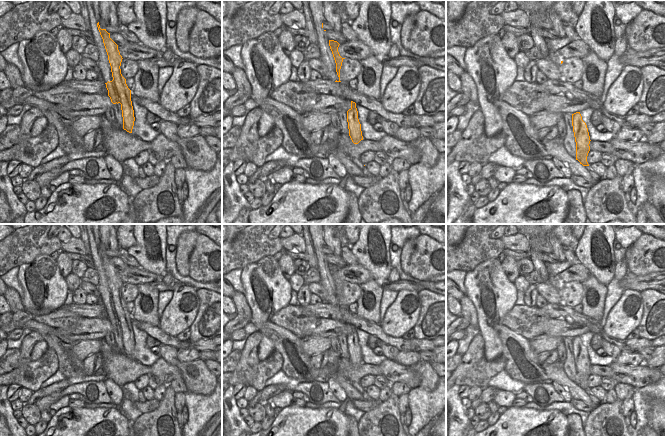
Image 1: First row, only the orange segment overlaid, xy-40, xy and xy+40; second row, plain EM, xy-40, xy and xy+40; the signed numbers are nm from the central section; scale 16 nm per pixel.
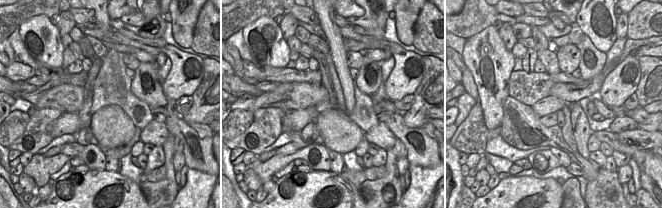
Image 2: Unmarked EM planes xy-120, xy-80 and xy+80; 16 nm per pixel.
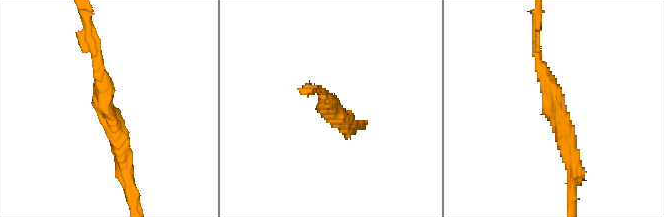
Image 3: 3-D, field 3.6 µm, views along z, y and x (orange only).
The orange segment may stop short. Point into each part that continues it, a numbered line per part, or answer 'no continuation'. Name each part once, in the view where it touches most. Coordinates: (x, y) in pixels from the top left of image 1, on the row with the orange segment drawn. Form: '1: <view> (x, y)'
no continuation

